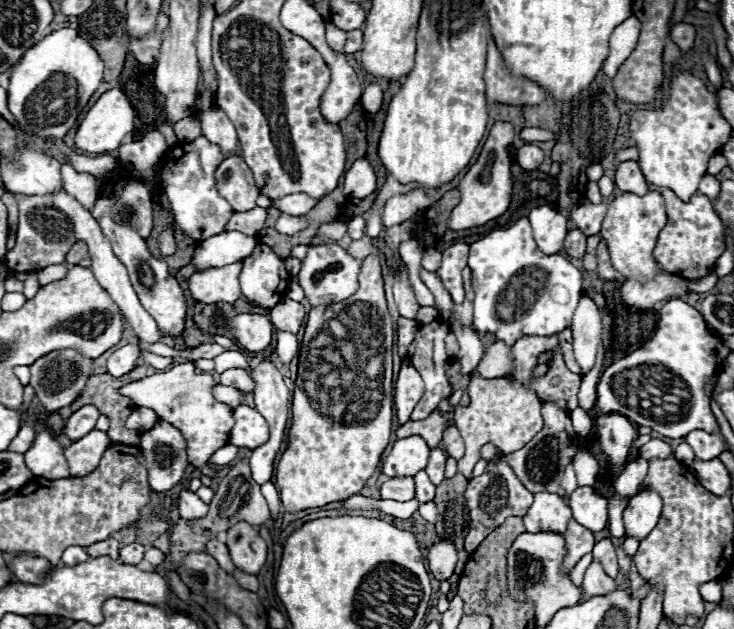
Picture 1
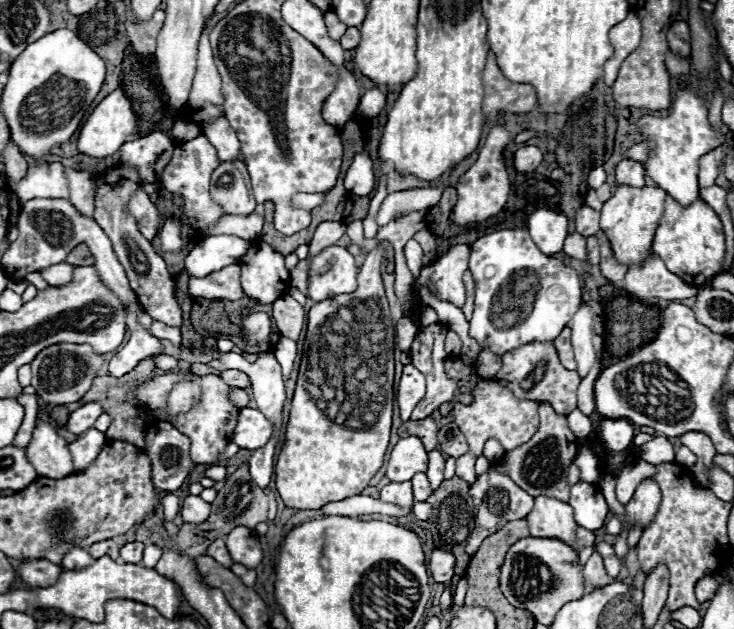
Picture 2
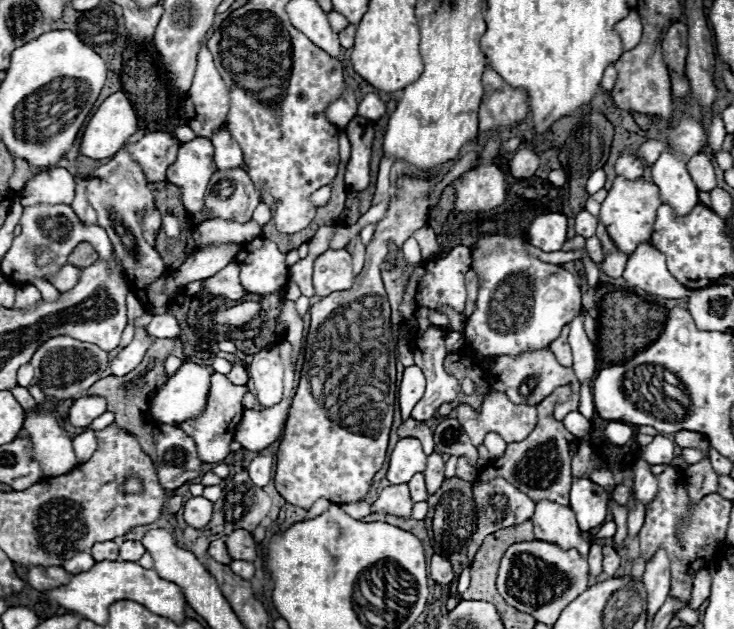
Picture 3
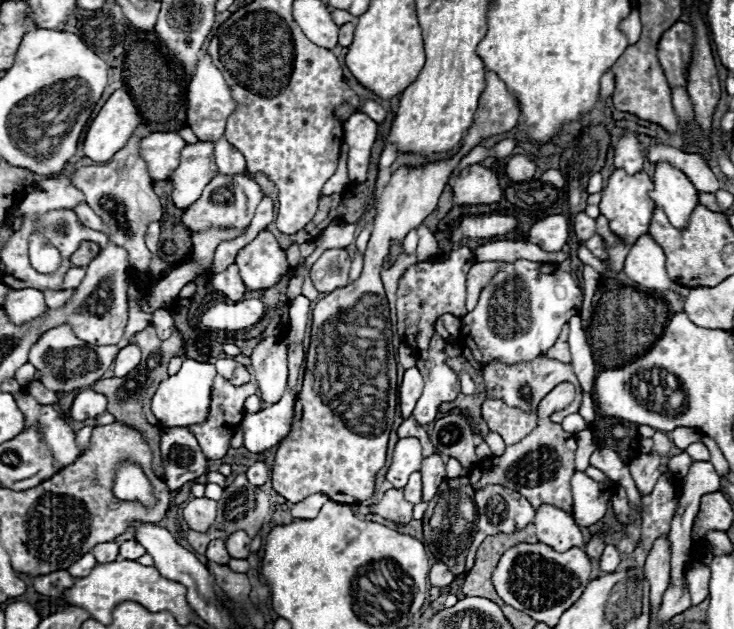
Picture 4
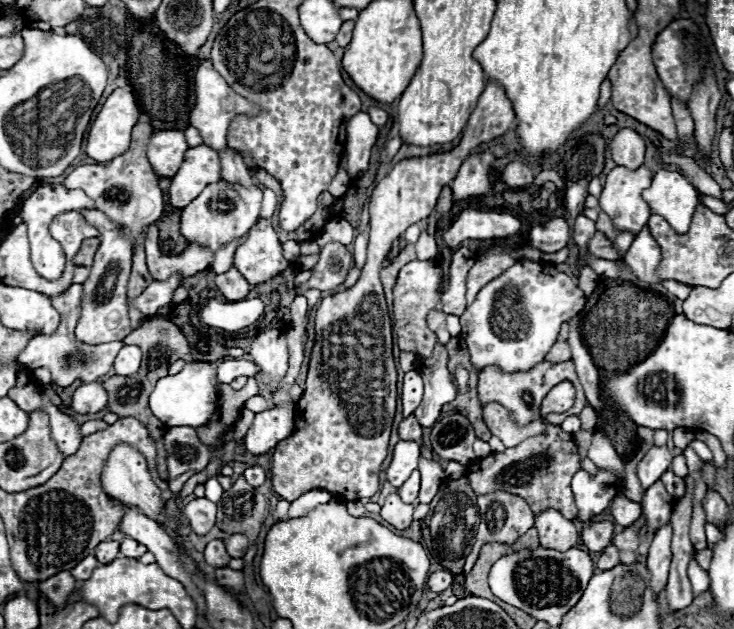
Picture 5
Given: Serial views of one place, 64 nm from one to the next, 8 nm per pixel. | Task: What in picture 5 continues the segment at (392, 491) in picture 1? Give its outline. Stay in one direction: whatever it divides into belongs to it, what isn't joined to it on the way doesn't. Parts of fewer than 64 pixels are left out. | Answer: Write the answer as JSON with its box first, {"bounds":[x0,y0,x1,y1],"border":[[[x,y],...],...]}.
{"bounds":[380,492,414,530],"border":[[[392,492],[392,494],[386,496],[386,502],[384,502],[382,510],[380,510],[380,516],[386,522],[390,522],[392,526],[396,526],[398,530],[404,530],[412,522],[412,512],[414,512],[414,506],[402,502],[398,492]]]}

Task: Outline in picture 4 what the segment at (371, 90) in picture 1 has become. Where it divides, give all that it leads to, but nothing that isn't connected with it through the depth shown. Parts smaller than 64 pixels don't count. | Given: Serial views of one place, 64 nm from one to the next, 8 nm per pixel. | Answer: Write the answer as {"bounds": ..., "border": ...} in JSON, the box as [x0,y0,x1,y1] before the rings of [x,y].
{"bounds":[360,100,386,122],"border":[[[366,100],[366,102],[362,104],[360,112],[364,112],[366,116],[370,116],[370,118],[376,120],[376,122],[382,122],[384,116],[386,116],[386,110],[384,110],[376,100]]]}

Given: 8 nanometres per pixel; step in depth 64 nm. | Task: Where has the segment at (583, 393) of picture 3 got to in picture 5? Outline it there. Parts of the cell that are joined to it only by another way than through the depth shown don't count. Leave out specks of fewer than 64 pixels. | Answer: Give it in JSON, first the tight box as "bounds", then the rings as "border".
{"bounds":[580,404,598,432],"border":[[[586,404],[586,406],[584,406],[584,410],[580,412],[580,420],[582,420],[582,430],[592,432],[592,430],[594,430],[594,426],[596,426],[596,420],[598,420],[596,410],[594,410],[590,404]]]}

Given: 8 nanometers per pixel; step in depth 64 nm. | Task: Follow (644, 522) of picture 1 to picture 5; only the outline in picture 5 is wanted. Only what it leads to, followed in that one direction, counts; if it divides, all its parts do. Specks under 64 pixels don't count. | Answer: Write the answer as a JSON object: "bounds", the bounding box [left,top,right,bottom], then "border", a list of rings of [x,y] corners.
{"bounds":[636,446,674,490],"border":[[[666,446],[650,448],[650,452],[636,464],[636,476],[644,490],[648,490],[656,480],[660,480],[660,476],[668,470],[672,458],[674,456],[668,452]]]}

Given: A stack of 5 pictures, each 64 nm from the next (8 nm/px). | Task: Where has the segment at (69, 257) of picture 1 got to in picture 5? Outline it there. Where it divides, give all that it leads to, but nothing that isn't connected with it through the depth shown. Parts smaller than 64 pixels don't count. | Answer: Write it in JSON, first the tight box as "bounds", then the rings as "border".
{"bounds":[74,238,100,266],"border":[[[98,238],[84,240],[82,246],[80,246],[80,250],[78,250],[78,254],[74,256],[74,264],[76,266],[90,266],[92,260],[94,260],[94,254],[98,250],[98,246],[100,246],[100,240]]]}

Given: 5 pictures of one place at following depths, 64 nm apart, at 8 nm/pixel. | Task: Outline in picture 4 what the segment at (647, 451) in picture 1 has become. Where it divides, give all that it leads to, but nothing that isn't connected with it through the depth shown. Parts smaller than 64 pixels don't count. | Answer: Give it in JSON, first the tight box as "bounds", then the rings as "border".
{"bounds":[650,432,670,456],"border":[[[656,432],[654,434],[654,446],[652,446],[652,450],[650,450],[650,454],[658,454],[658,456],[668,456],[670,454],[670,438],[668,438],[668,434],[664,434],[664,432]]]}

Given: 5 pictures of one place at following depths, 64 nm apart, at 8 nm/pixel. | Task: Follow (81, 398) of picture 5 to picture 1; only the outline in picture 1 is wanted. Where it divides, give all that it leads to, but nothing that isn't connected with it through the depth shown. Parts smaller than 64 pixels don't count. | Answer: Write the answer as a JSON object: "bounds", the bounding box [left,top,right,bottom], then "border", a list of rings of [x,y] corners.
{"bounds":[64,404,100,442],"border":[[[92,404],[82,406],[80,410],[76,410],[76,412],[66,420],[64,434],[66,434],[72,442],[84,438],[90,430],[94,430],[94,424],[96,424],[98,416],[100,416],[100,412],[98,412],[96,406],[92,406]]]}

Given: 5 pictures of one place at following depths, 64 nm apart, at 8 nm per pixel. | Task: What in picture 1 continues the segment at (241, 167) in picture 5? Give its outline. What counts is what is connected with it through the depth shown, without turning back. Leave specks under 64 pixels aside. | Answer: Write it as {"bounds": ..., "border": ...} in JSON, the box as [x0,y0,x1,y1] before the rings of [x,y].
{"bounds":[198,108,238,156],"border":[[[208,108],[198,114],[202,124],[202,136],[208,138],[212,144],[218,144],[224,156],[232,156],[238,150],[238,136],[234,124],[220,108]]]}

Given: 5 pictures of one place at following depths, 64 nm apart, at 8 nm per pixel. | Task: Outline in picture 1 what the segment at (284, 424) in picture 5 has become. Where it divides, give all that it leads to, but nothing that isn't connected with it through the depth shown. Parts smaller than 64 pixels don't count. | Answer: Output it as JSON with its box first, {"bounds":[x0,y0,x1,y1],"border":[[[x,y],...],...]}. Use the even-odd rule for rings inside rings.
{"bounds":[230,330,298,448],"border":[[[276,330],[276,336],[278,336],[278,344],[276,344],[276,354],[278,358],[288,364],[296,352],[298,352],[298,340],[296,340],[296,334],[292,332],[286,332],[286,330]],[[250,406],[234,408],[234,428],[230,430],[230,444],[238,448],[258,448],[268,440],[268,424],[266,420]]]}

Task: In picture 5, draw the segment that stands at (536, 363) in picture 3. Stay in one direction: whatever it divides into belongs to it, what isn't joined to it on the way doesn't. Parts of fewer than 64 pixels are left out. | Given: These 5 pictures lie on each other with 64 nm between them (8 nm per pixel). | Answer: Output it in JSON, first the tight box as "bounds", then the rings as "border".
{"bounds":[478,360,586,424],"border":[[[542,360],[540,364],[536,364],[534,368],[530,368],[530,370],[526,370],[526,372],[502,372],[502,370],[498,370],[496,366],[494,366],[494,368],[492,368],[492,366],[490,366],[490,368],[484,368],[484,370],[480,372],[480,380],[478,380],[478,396],[480,396],[482,404],[498,402],[498,404],[502,404],[504,408],[510,408],[512,418],[514,418],[518,424],[526,424],[526,422],[530,422],[530,420],[540,418],[540,404],[542,404],[544,396],[546,396],[556,384],[560,384],[560,382],[564,382],[564,380],[570,380],[570,382],[574,384],[574,388],[576,388],[576,402],[574,402],[574,406],[572,406],[568,412],[562,412],[562,414],[548,414],[548,416],[546,416],[546,420],[548,420],[550,424],[562,424],[564,418],[568,418],[568,416],[572,416],[572,414],[580,414],[580,410],[582,410],[584,404],[586,404],[586,396],[584,396],[584,390],[582,390],[582,386],[580,386],[580,382],[578,382],[576,372],[574,372],[572,360],[568,360],[568,362],[558,362],[558,364]]]}

